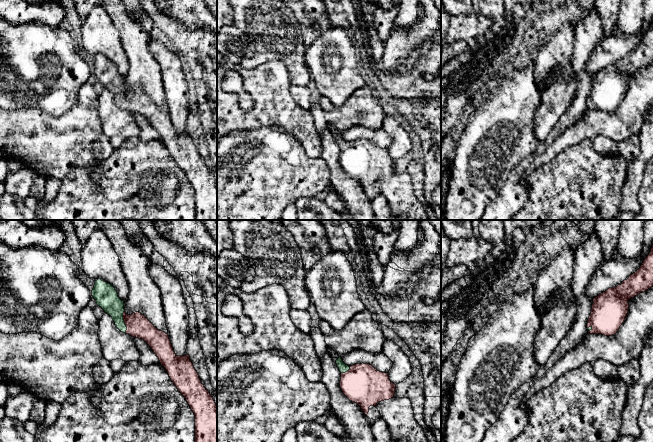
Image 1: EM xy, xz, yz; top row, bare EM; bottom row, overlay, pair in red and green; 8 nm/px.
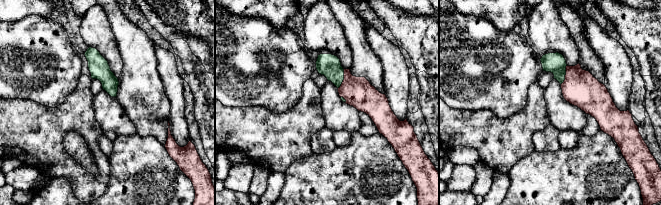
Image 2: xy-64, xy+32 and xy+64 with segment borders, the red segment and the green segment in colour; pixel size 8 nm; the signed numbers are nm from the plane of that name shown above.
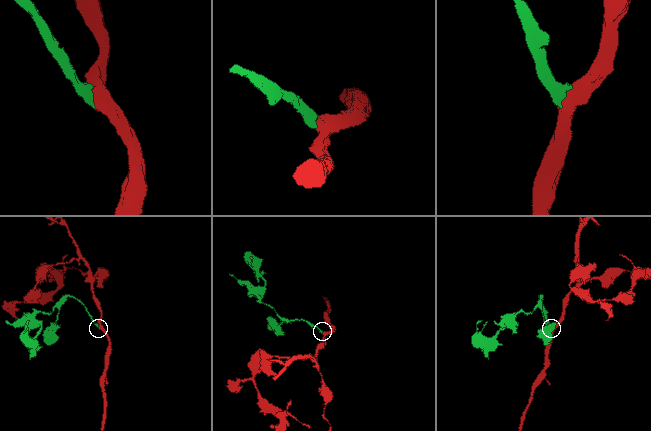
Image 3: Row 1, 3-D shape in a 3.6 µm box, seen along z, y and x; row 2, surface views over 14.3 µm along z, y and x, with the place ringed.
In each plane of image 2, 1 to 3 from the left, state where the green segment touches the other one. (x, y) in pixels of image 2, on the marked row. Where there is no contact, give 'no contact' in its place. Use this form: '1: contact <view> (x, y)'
1: no contact
2: contact xy+32 (344, 79)
3: contact xy+64 (565, 75)

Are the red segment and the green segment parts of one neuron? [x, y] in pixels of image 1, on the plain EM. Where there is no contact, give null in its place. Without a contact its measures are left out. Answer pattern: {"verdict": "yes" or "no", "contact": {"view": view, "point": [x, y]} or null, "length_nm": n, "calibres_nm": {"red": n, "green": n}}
{"verdict": "yes", "contact": {"view": "xy", "point": [124, 97]}, "length_nm": 180, "calibres_nm": {"red": 190, "green": 180}}

